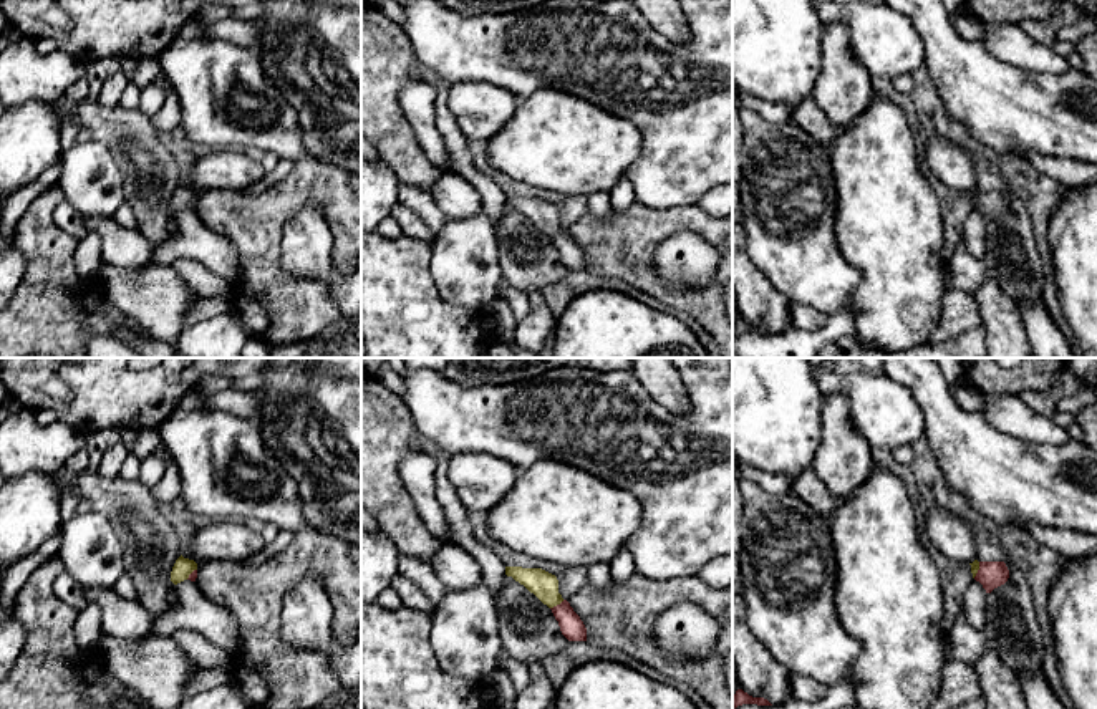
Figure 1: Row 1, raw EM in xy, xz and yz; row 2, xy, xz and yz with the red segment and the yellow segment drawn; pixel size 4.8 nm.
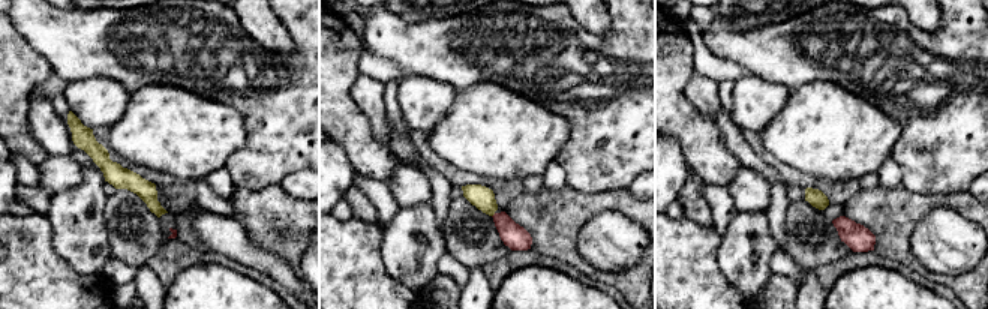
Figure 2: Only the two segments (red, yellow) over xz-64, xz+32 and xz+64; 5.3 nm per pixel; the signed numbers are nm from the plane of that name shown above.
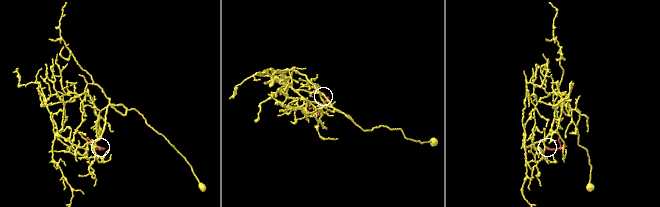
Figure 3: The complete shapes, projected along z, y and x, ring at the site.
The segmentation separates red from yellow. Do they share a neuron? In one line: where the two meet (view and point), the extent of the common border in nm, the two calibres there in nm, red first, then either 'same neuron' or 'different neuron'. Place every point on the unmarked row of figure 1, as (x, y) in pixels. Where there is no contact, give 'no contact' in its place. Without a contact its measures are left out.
contact xz (557, 234); length 80 nm; calibres 110 and 140 nm; same neuron

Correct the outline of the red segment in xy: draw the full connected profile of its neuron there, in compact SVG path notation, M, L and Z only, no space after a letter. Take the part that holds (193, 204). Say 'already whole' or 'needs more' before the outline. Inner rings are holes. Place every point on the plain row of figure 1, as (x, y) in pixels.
needs more; M182 184L176 189L172 200L171 200L171 210L174 214L191 209L196 210L197 207L197 192L194 189L184 187Z

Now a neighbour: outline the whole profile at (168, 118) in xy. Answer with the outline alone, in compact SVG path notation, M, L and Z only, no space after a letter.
M164 70L159 71L154 84L162 89L164 103L151 118L151 123L157 133L174 133L177 128L181 128L181 108L174 86Z

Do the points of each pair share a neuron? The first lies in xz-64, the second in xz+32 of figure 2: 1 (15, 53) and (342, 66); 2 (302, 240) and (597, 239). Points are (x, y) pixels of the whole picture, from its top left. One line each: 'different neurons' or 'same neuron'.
1: same neuron
2: different neurons

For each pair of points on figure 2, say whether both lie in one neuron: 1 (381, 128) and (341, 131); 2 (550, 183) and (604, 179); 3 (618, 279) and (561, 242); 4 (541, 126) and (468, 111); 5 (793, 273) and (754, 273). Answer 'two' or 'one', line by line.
1: two
2: two
3: one
4: one
5: two

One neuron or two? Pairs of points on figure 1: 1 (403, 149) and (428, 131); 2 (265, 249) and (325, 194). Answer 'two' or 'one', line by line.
1: two
2: one

